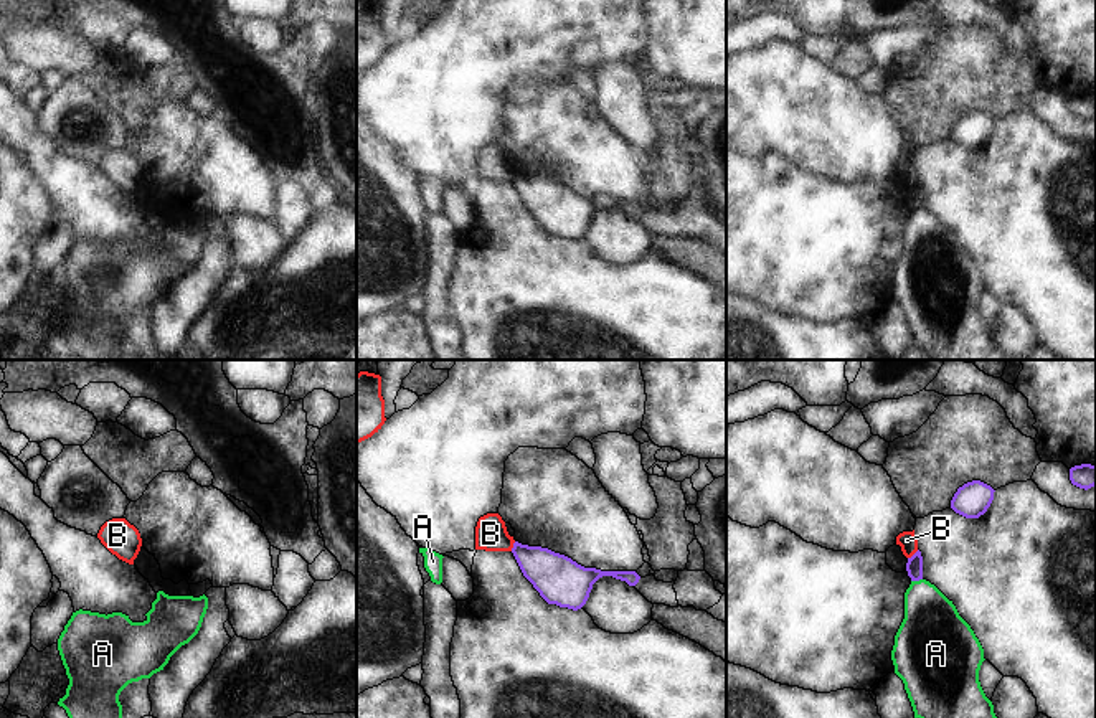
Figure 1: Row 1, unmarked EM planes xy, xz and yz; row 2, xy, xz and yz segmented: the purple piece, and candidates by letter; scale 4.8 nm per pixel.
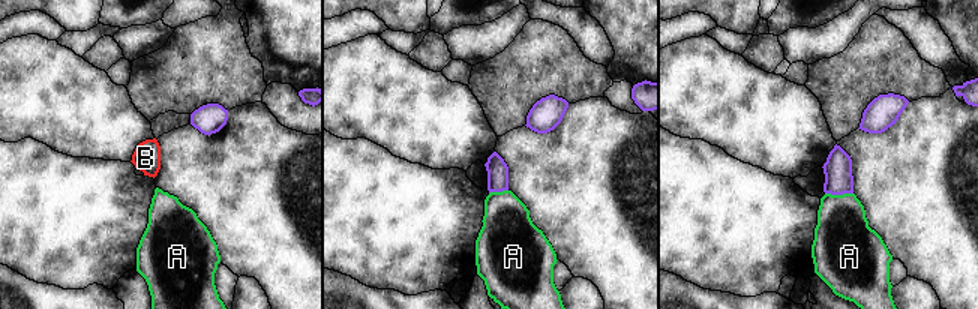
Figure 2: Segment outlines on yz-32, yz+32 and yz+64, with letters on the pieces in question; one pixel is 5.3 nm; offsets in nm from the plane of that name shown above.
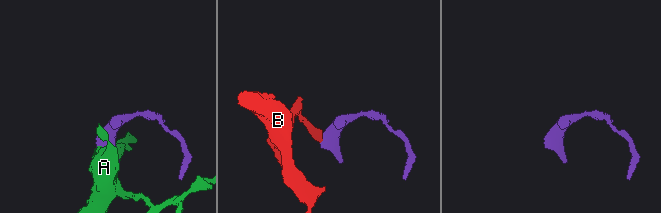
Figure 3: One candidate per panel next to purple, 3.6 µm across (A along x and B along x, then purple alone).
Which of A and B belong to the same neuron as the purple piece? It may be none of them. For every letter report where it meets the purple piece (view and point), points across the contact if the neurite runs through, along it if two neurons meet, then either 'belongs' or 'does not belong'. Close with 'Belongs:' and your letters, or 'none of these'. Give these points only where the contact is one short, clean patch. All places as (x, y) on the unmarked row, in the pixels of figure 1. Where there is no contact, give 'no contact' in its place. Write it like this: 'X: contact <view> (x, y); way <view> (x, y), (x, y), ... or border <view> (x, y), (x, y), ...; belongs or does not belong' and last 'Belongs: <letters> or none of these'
A: contact yz (916, 210); does not belong
B: contact yz (915, 184); border yz (918, 180), (908, 188); does not belong
Belongs: none of these

